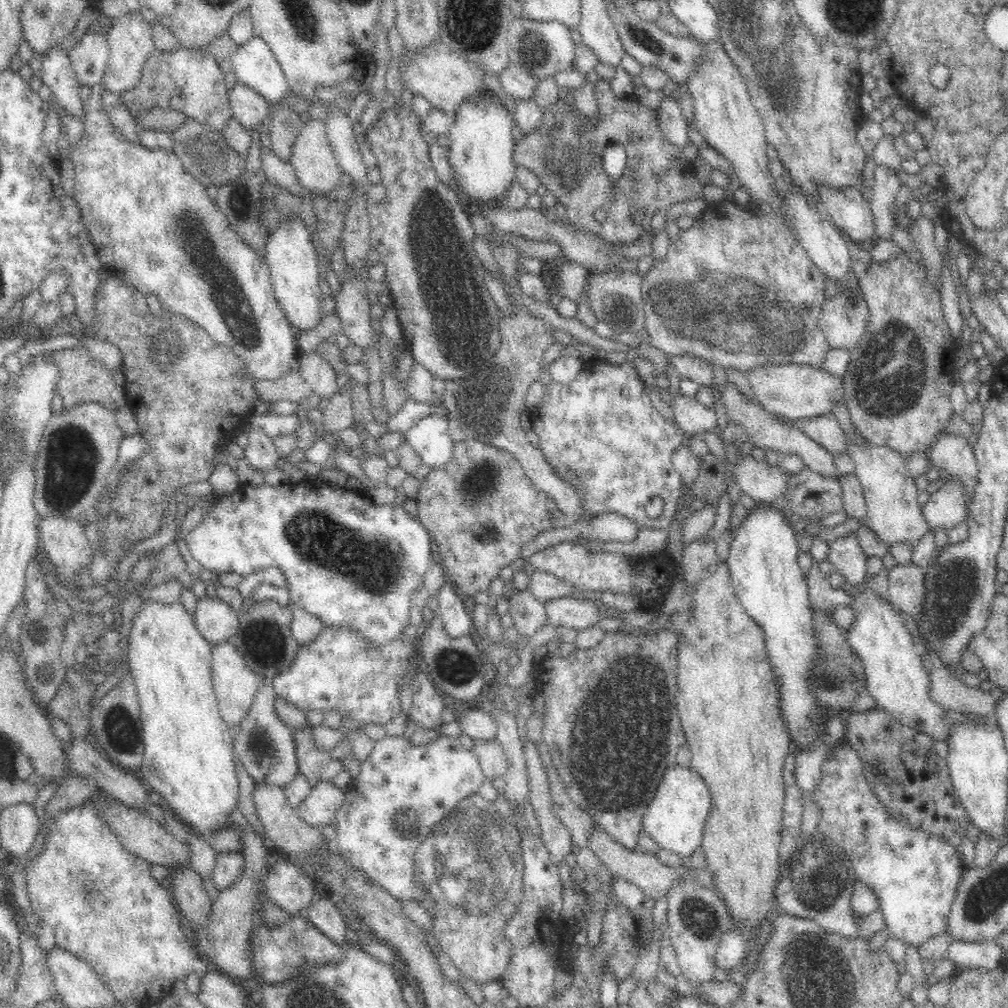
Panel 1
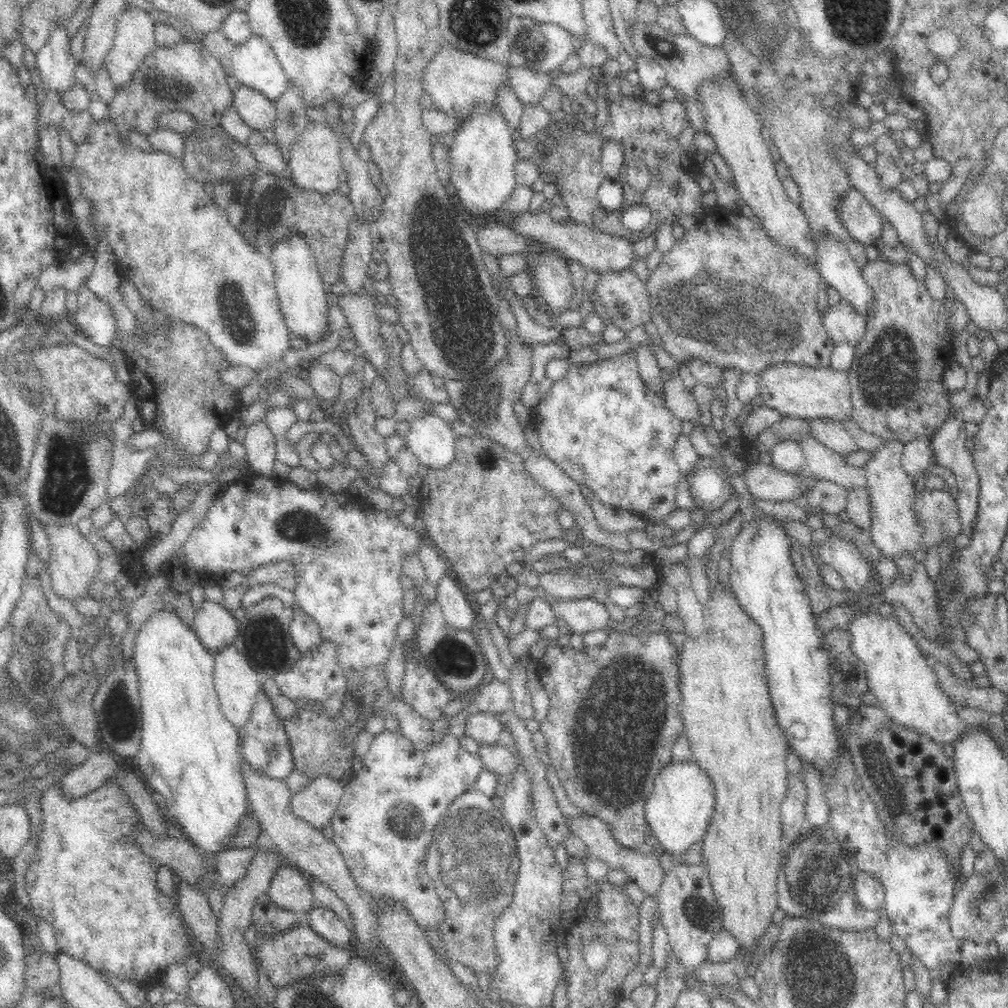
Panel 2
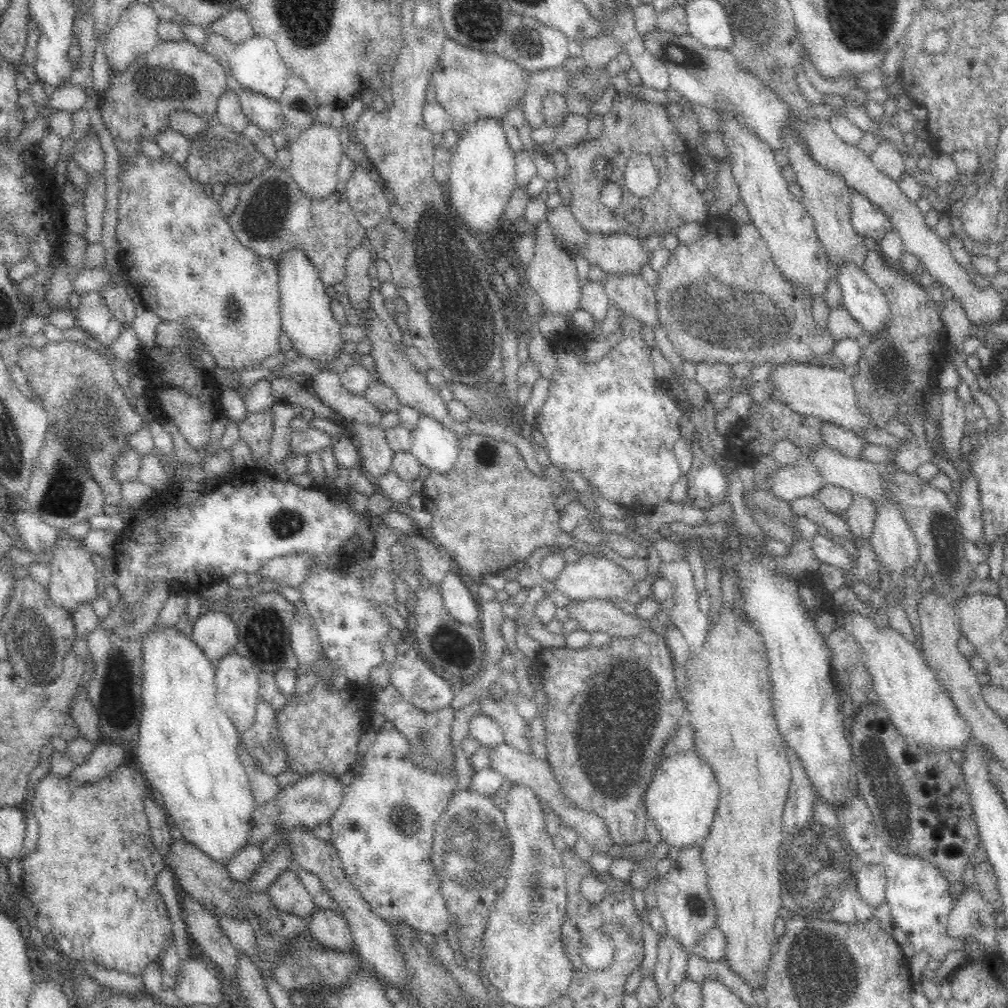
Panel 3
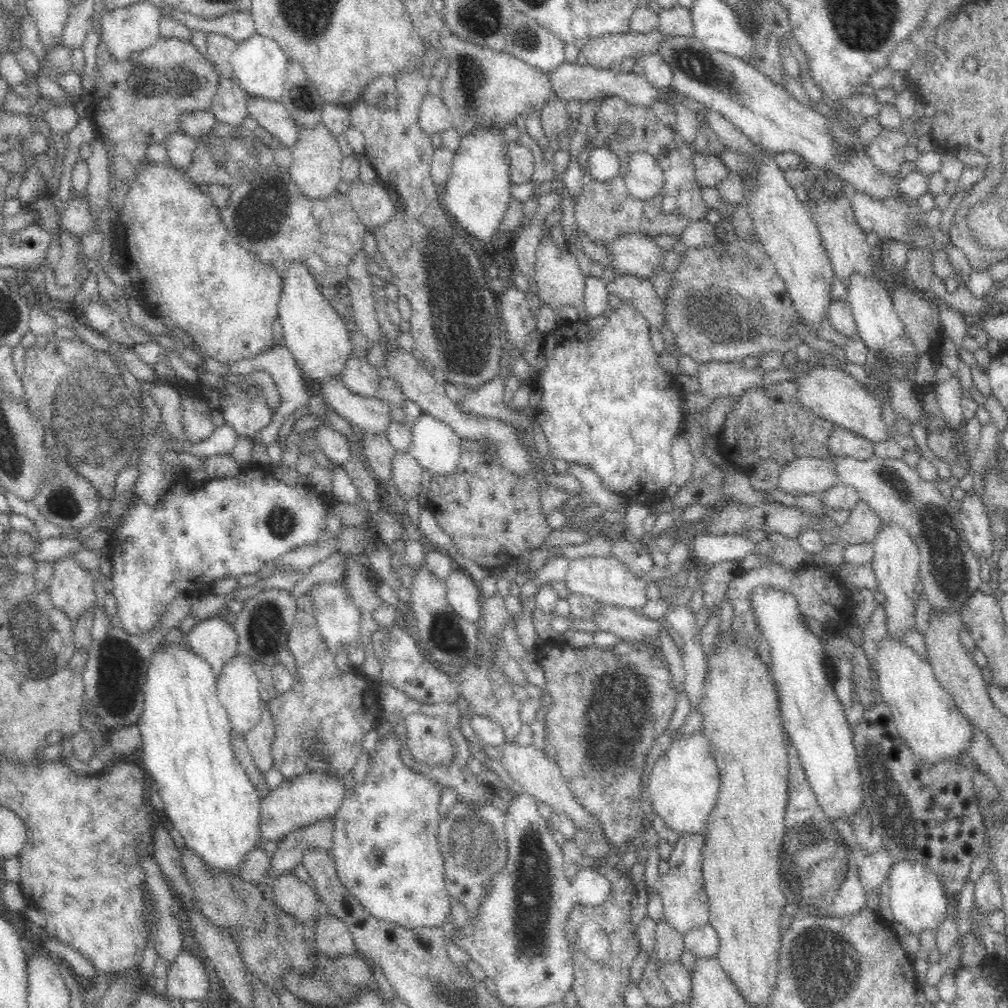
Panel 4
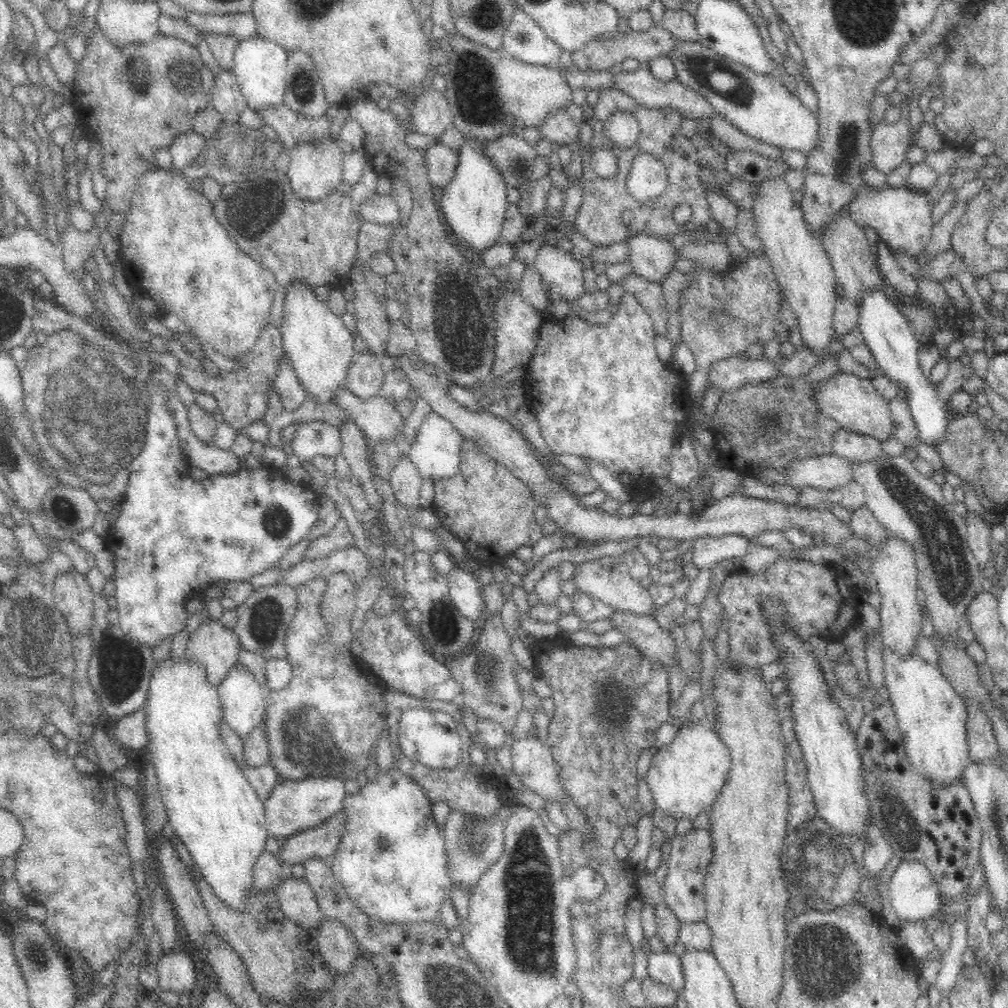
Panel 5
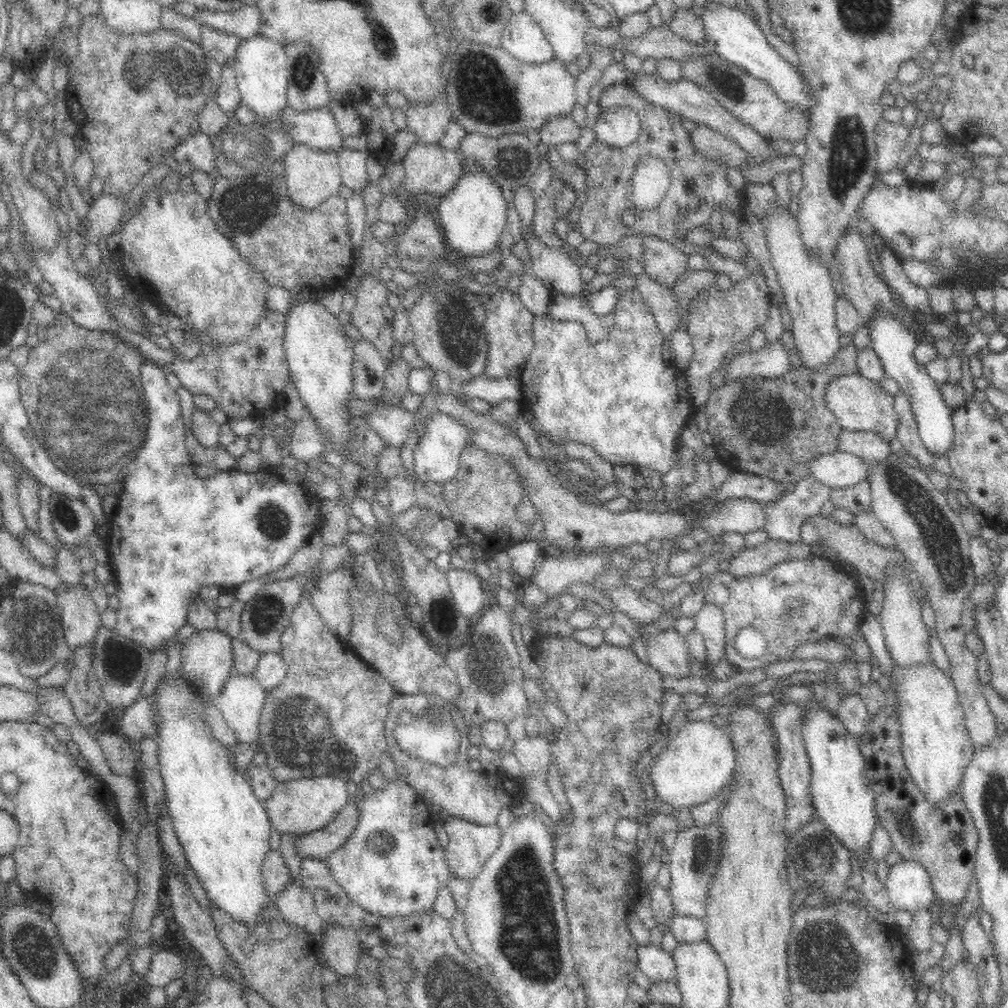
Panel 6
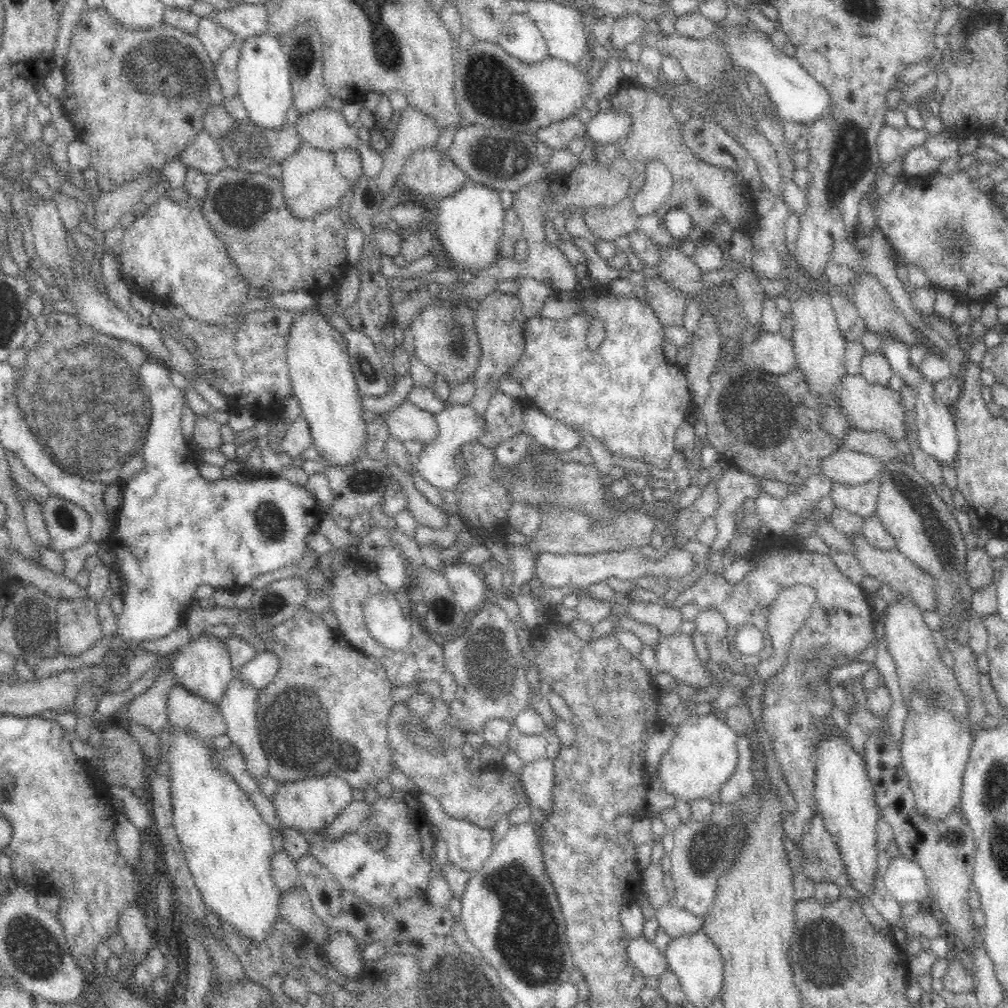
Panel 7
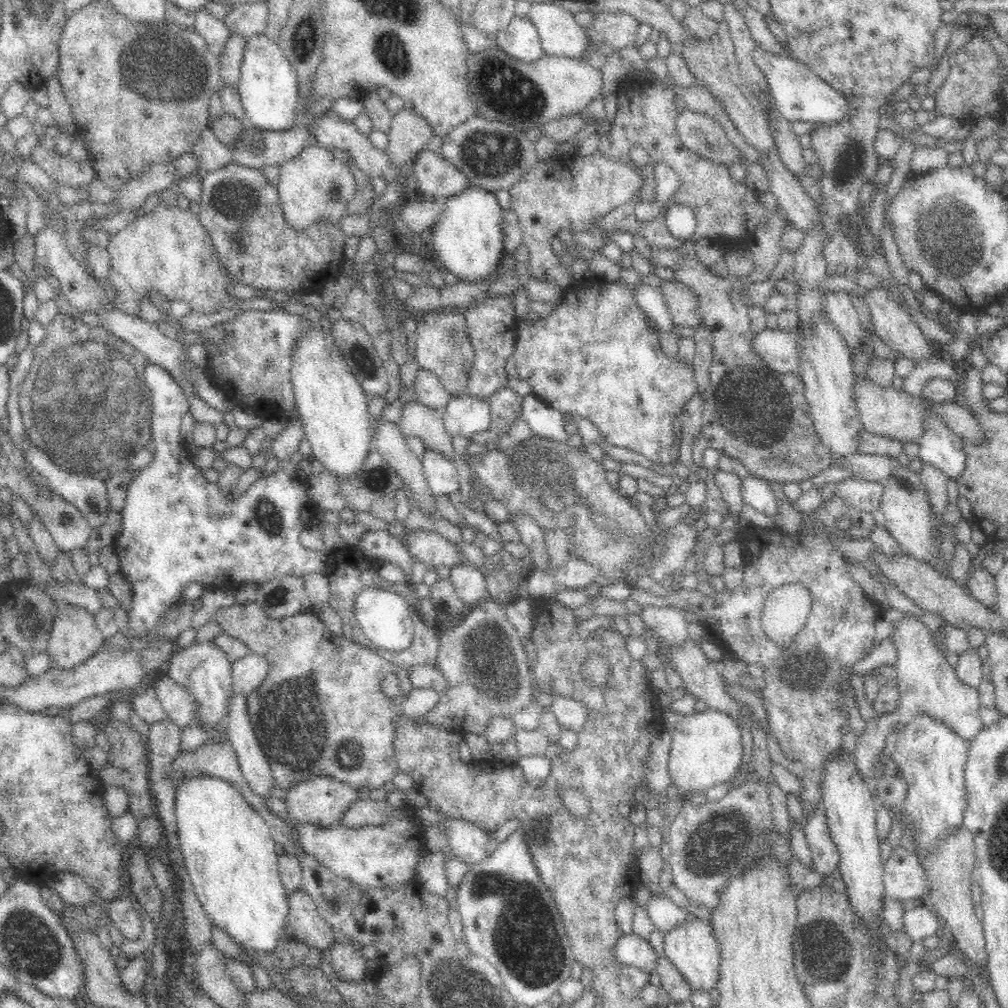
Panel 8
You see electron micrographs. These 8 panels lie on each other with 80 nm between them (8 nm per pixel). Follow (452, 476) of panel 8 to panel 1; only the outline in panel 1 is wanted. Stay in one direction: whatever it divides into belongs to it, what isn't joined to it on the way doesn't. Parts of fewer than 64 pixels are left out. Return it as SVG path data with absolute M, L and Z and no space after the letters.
M436 414L422 418L405 434L414 453L431 470L445 466L451 458L453 442L449 428L448 418Z

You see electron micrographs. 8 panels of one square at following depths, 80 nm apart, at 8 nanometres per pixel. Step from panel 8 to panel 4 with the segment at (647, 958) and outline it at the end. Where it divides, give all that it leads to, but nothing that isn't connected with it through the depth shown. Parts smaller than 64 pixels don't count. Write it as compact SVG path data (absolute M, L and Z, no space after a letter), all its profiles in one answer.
M668 964L658 972L658 977L665 985L672 1003L689 1006L692 996L692 976L683 964Z

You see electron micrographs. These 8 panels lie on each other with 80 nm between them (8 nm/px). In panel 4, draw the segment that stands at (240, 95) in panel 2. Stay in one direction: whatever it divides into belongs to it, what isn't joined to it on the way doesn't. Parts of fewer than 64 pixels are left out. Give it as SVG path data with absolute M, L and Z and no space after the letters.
M247 94L246 110L260 127L273 134L286 148L291 148L298 140L298 129L281 101L251 97Z

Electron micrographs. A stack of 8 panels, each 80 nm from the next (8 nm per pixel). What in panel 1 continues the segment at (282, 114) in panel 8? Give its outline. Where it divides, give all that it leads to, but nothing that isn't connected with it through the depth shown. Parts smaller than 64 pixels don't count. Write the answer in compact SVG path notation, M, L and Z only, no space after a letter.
M254 36L239 46L230 61L237 83L248 86L269 103L280 101L289 90L280 63L260 37Z

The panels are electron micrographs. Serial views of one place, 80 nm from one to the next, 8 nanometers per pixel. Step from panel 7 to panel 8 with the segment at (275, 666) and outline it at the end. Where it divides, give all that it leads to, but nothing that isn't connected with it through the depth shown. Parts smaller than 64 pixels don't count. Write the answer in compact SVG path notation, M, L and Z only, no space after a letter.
M250 653L232 665L233 690L238 694L251 694L267 679L270 663L264 656Z

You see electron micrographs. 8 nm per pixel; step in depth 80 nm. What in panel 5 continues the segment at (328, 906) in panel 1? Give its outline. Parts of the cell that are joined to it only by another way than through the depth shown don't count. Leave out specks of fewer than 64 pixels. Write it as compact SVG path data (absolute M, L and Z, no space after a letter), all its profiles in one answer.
M324 918L317 927L316 938L319 954L330 972L338 975L348 973L361 956L355 939L338 920Z

